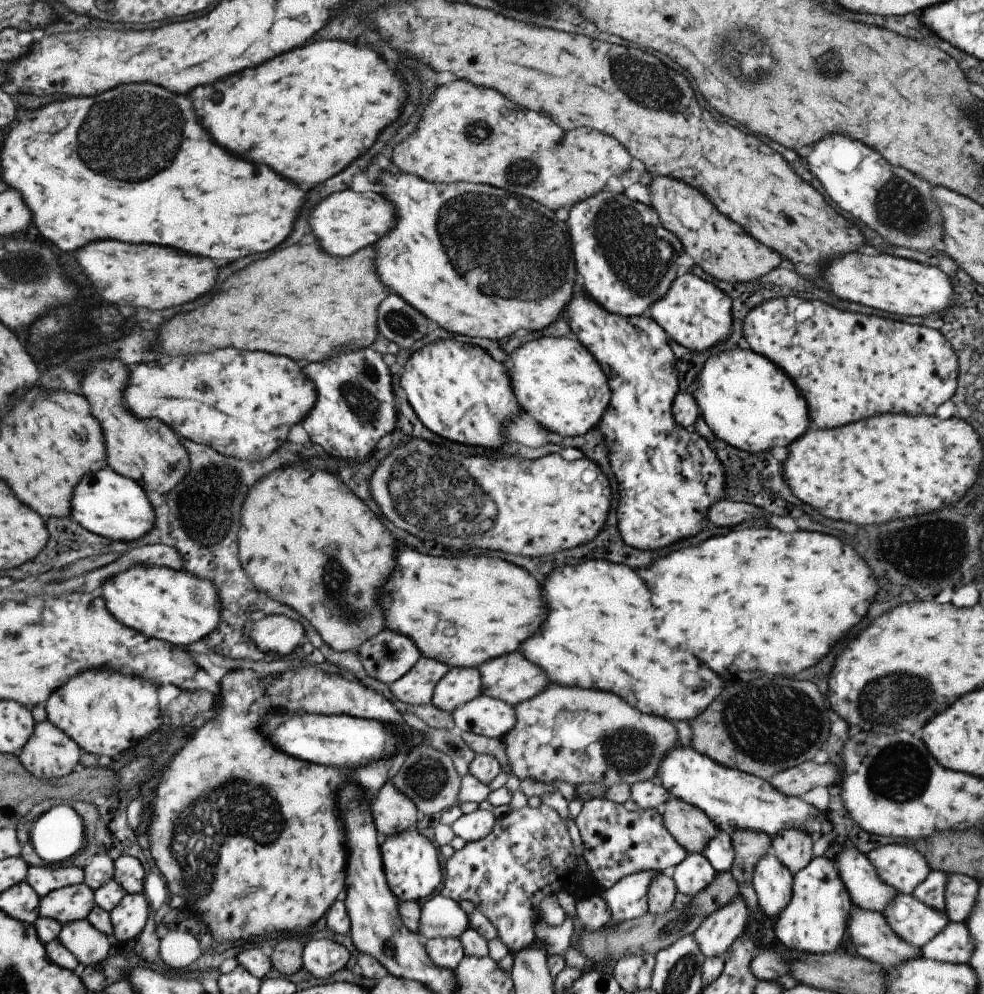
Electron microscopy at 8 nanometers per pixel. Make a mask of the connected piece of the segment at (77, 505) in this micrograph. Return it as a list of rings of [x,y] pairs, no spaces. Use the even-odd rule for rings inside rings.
[[[109,467],[83,476],[73,488],[69,517],[85,530],[116,542],[131,542],[145,536],[155,522],[154,507],[147,494],[130,478],[115,474]]]

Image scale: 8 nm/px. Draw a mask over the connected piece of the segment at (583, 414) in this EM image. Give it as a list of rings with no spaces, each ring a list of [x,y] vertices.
[[[567,337],[538,338],[521,344],[508,355],[511,361],[511,368],[508,369],[509,384],[511,384],[511,390],[515,394],[515,400],[521,412],[529,415],[534,422],[539,422],[545,430],[561,436],[583,436],[585,432],[598,426],[611,400],[611,392],[609,392],[605,374],[601,372],[599,364],[580,342]]]

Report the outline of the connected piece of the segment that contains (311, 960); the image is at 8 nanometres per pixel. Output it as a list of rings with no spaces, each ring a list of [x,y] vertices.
[[[309,939],[303,942],[301,962],[311,976],[327,978],[345,966],[349,955],[341,944],[328,939]]]

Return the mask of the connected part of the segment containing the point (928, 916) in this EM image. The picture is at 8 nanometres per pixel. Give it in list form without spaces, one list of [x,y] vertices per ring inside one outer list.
[[[897,894],[881,914],[897,938],[911,946],[923,946],[947,926],[945,912],[925,906],[911,894]]]

